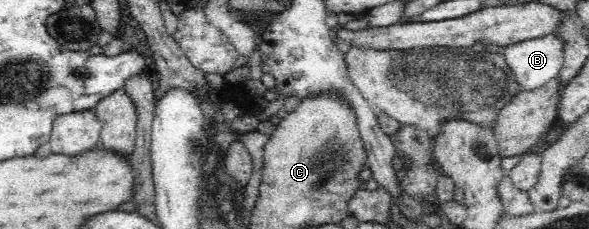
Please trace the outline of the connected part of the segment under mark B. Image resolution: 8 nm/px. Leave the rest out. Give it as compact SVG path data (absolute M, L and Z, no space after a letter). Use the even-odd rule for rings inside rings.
M554 33L543 35L538 39L529 39L520 43L505 46L504 60L508 72L513 74L513 84L518 84L521 91L538 89L551 79L559 77L559 71L564 65L564 52L562 40Z

